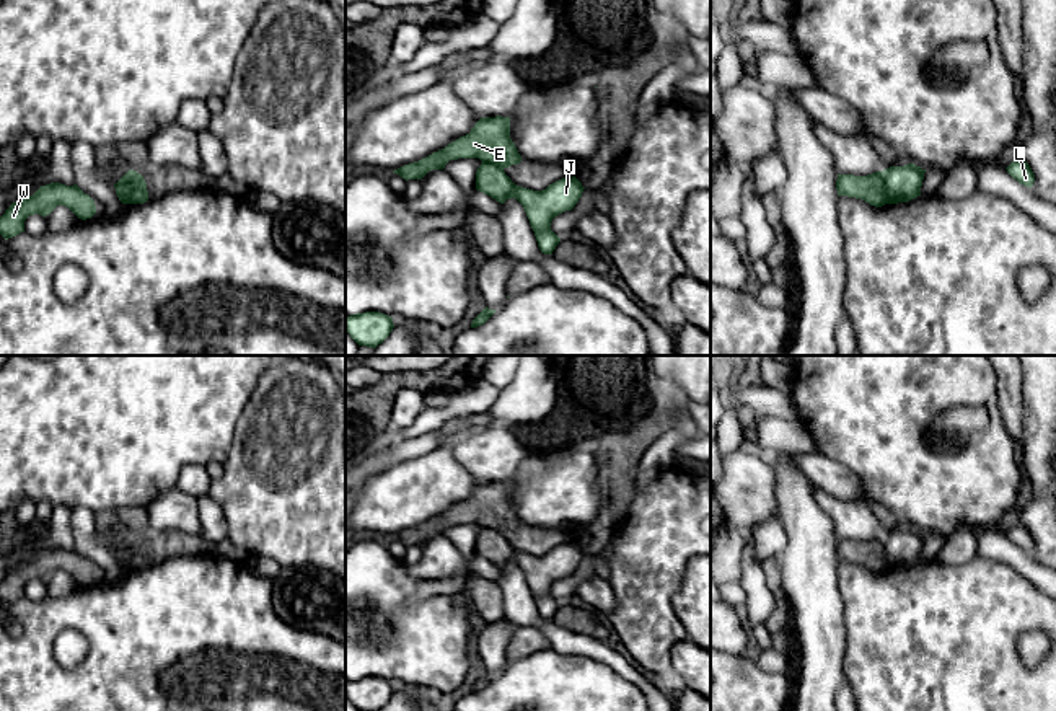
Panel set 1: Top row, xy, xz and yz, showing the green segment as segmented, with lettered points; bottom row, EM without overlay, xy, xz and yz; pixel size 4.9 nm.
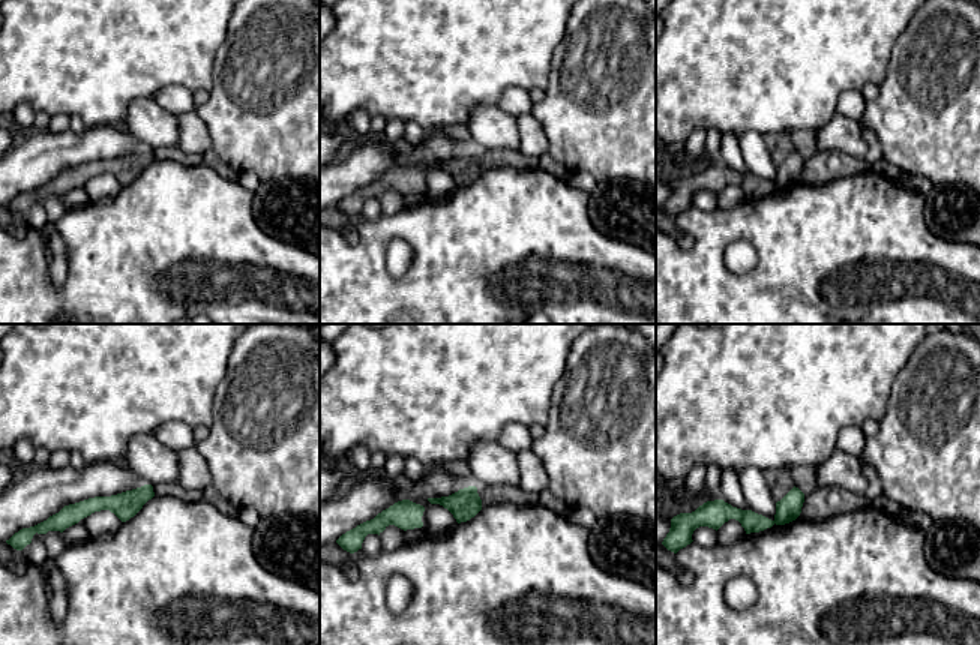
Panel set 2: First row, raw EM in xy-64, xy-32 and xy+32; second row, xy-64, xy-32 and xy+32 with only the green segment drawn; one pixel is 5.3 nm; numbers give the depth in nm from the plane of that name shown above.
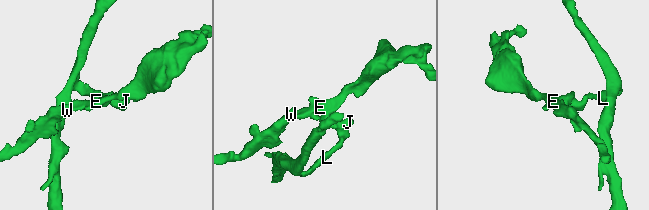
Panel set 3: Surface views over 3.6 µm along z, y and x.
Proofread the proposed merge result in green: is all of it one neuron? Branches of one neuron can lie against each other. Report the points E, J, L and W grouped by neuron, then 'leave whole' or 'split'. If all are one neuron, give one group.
E W / J L; split

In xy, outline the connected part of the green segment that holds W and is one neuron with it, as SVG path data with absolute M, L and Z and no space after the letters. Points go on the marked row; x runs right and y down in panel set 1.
M51 183L41 186L33 196L13 202L0 217L0 235L8 240L24 232L29 215L49 215L57 205L68 207L78 219L86 220L96 214L95 201L77 184Z

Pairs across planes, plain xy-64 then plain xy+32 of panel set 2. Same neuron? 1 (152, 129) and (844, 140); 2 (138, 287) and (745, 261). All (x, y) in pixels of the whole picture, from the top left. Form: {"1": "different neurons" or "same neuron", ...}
{"1": "same neuron", "2": "different neurons"}

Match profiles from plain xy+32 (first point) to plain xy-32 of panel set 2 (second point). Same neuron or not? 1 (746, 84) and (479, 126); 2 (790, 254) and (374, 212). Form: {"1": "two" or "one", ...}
{"1": "two", "2": "two"}

